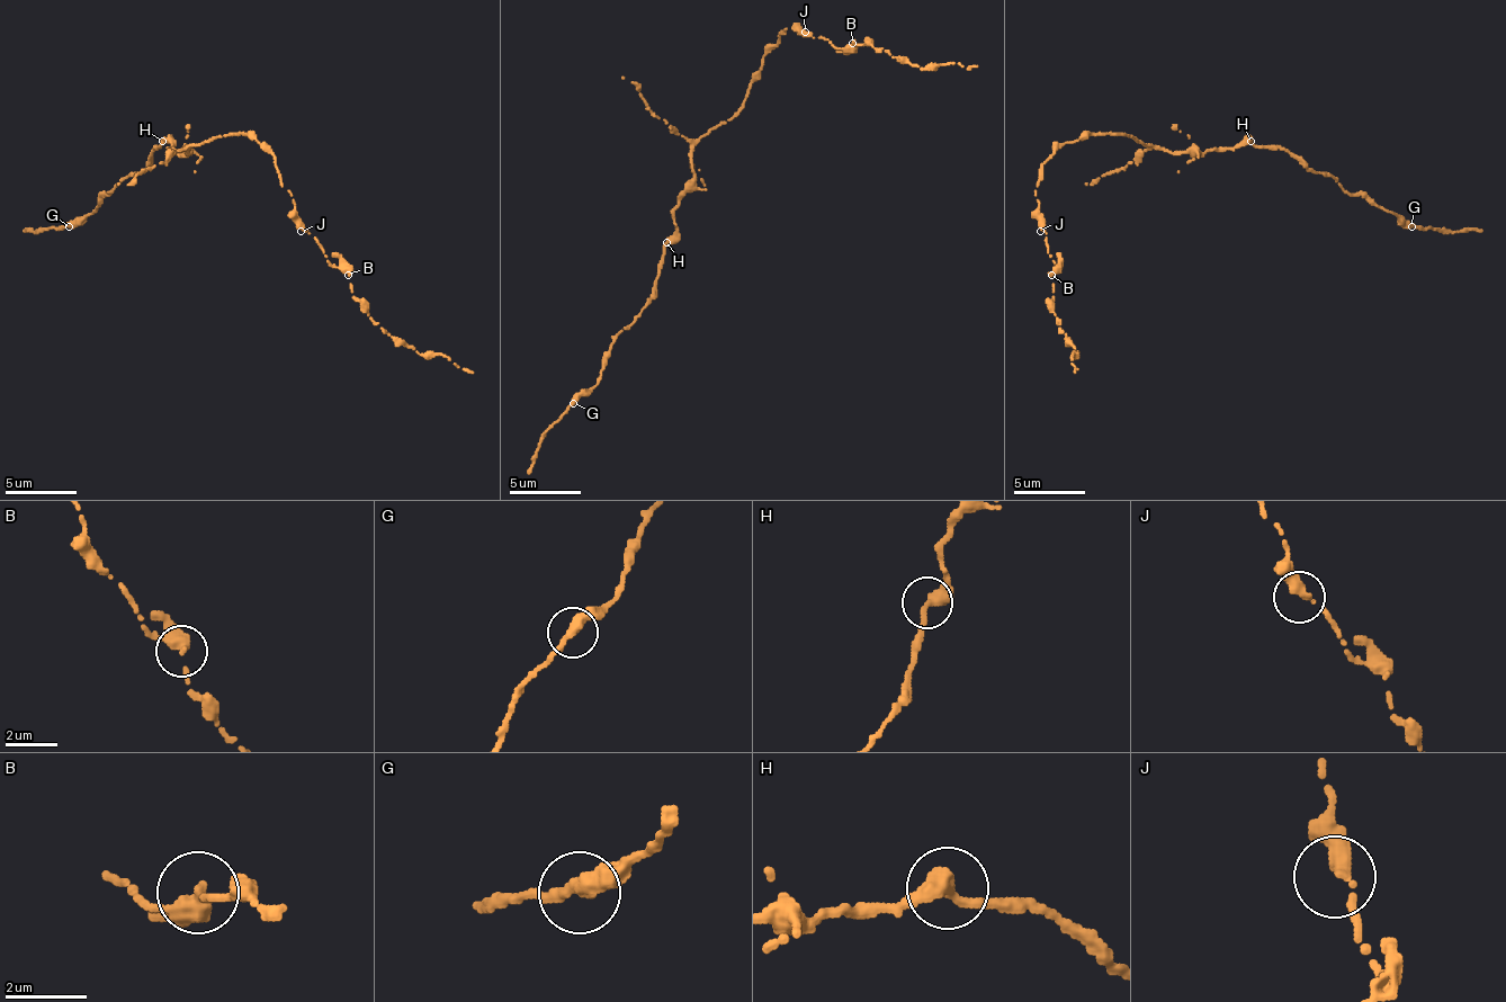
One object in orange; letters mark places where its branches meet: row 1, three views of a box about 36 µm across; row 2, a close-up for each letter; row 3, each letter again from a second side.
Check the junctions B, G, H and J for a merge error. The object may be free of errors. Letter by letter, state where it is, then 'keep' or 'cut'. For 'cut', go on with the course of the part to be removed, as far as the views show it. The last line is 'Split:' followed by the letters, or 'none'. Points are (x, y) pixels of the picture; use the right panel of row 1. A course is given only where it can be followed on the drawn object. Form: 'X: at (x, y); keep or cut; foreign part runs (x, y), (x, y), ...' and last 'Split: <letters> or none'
B: at (1051, 275); cut; foreign part runs (1050, 274), (1054, 309), (1065, 338), (1075, 348), (1072, 356), (1075, 374)
G: at (1412, 226); keep
H: at (1251, 141); keep
J: at (1040, 231); keep
Split: B

